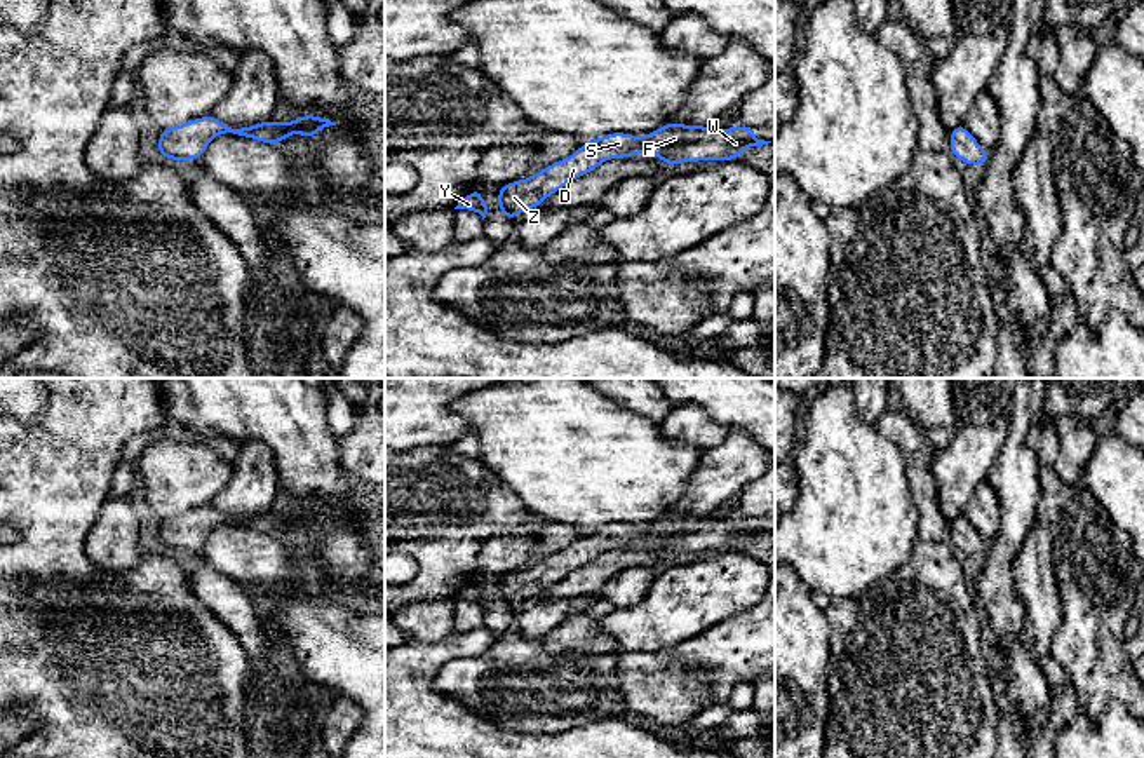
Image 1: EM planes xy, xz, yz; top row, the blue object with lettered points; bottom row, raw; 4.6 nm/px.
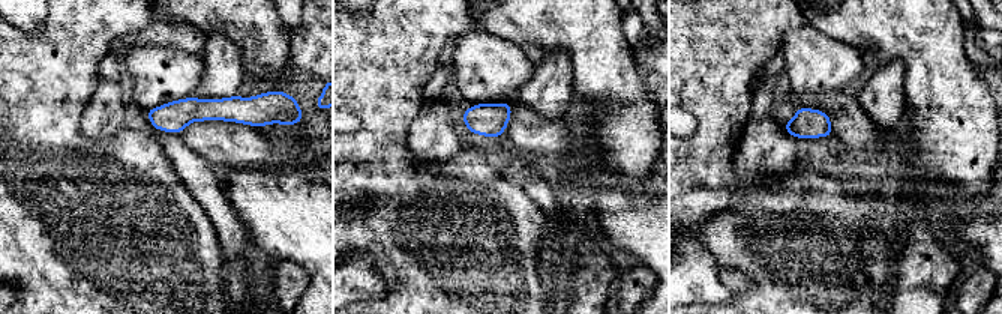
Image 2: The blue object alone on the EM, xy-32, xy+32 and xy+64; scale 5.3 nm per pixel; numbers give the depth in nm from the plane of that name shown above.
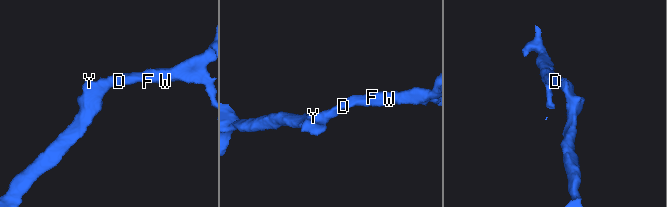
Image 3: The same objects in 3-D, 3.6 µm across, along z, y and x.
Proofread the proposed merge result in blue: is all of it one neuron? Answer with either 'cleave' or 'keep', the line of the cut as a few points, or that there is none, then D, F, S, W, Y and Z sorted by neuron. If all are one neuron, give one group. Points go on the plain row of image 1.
keep; no cut; D F S W Y Z

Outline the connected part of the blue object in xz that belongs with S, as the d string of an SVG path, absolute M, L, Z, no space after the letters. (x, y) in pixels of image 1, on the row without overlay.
M669 512L646 526L611 523L585 531L573 545L555 551L531 568L500 577L500 603L514 612L517 605L538 596L576 568L592 563L611 549L636 547L643 542L656 544L663 556L700 551L737 551L747 537L763 537L771 531L757 530L752 516L710 519Z

